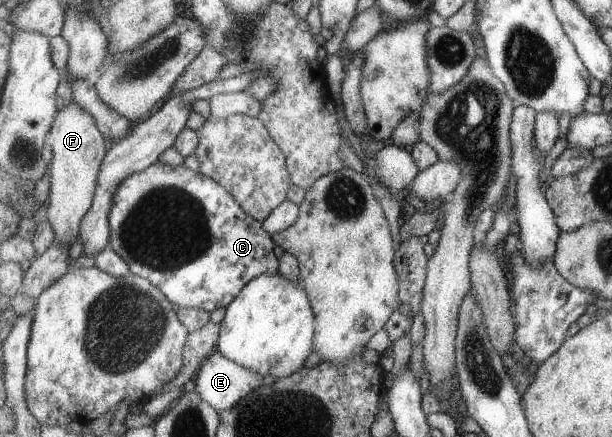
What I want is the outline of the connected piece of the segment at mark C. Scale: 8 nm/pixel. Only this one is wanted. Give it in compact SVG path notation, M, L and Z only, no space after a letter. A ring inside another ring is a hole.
M156 161L146 170L135 172L126 180L123 180L114 193L109 222L111 224L110 246L130 265L131 272L151 281L153 285L156 285L156 288L162 290L172 304L178 307L197 308L209 313L218 310L218 308L225 308L226 310L227 306L238 298L238 295L251 280L262 275L272 276L279 274L280 258L274 256L276 243L273 236L264 230L263 224L259 220L252 218L247 212L244 212L244 209L236 202L236 199L231 192L228 192L227 188L224 188L211 178L200 175L198 171L185 168L182 165L171 167Z

